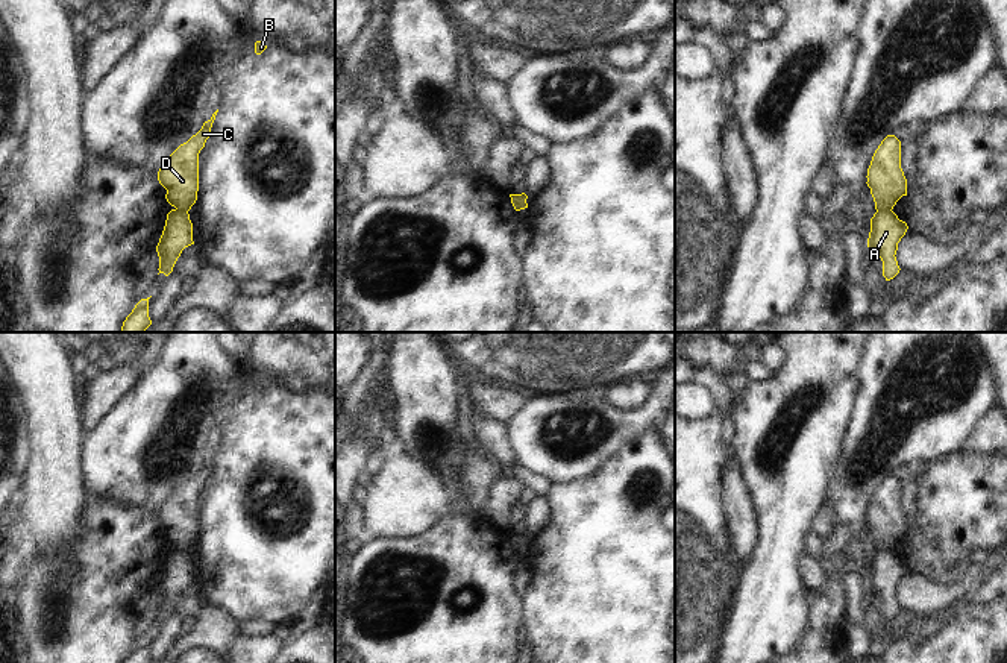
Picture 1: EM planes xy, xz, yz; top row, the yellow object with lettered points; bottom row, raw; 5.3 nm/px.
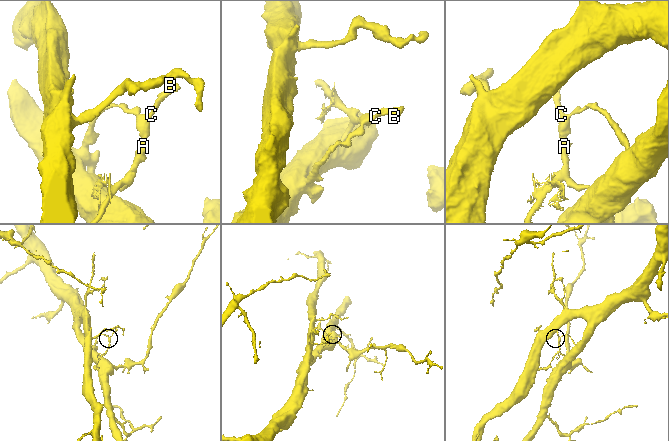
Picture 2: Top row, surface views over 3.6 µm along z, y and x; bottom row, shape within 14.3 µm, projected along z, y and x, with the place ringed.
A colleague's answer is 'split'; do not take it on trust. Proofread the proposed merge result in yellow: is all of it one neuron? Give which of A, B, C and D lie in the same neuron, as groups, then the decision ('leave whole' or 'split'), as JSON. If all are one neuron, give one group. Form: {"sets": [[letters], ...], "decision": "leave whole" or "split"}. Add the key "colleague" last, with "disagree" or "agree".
{"sets": [["A"], ["B", "C", "D"]], "decision": "split", "colleague": "agree"}

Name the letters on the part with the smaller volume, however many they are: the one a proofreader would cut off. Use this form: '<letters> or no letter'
A

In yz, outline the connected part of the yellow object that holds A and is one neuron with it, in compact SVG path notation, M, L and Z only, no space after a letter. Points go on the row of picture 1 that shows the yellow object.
M877 211L871 218L867 247L881 258L886 281L893 279L901 270L895 255L907 229L907 223L893 211Z

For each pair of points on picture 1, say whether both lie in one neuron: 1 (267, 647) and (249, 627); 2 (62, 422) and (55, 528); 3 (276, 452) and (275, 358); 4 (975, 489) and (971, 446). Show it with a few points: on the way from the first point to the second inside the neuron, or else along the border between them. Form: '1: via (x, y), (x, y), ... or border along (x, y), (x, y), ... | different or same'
1: border along (238, 633), (247, 637), (270, 636) | different
2: via (55, 448), (55, 502) | same
3: border along (244, 366), (264, 370), (276, 380) | different
4: border along (960, 451), (969, 457), (991, 460) | different

